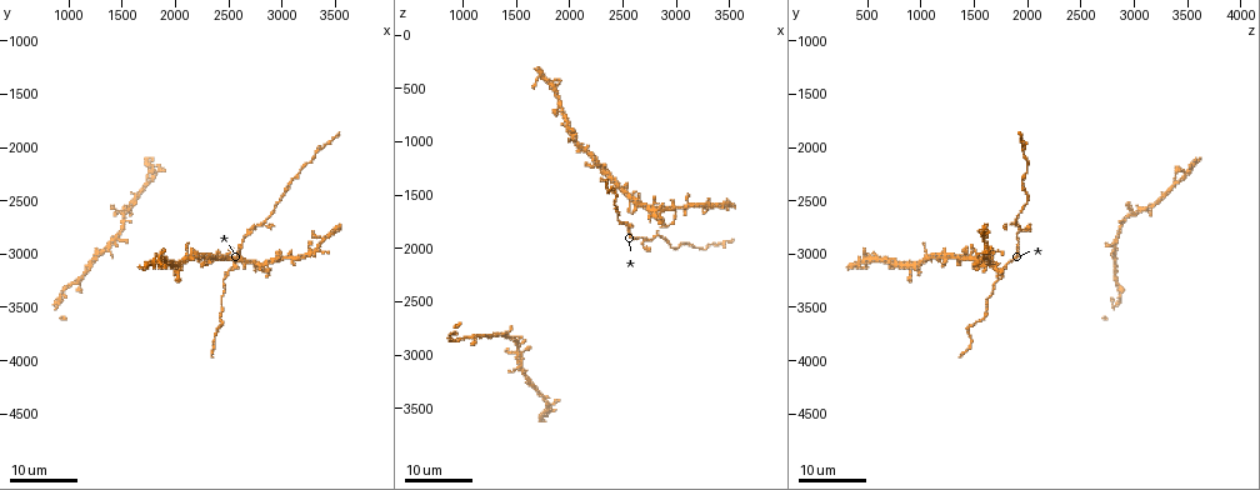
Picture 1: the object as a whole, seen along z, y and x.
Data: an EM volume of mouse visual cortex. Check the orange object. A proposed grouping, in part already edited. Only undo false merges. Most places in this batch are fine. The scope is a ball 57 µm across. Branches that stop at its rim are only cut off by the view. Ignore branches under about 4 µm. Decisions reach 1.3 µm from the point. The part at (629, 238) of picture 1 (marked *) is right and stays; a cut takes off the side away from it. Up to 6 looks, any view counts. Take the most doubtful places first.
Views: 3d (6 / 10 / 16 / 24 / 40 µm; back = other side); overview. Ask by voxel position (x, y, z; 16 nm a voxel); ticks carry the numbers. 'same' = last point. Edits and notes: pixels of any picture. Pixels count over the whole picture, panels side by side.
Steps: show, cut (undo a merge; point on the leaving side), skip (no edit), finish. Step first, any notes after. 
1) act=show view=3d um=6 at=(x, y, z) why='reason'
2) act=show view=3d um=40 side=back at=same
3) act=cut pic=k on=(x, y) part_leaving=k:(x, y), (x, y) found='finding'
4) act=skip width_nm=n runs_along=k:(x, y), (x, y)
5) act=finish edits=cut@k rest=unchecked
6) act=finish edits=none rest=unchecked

act=show view=3d um=16 at=(1440, 2840, 2860) why='two arms in line, one across'

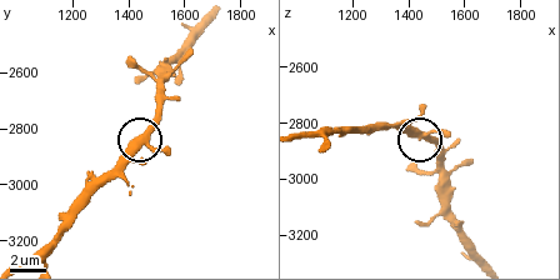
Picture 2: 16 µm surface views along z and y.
act=show view=3d um=10 at=(1450, 2830, 2860)

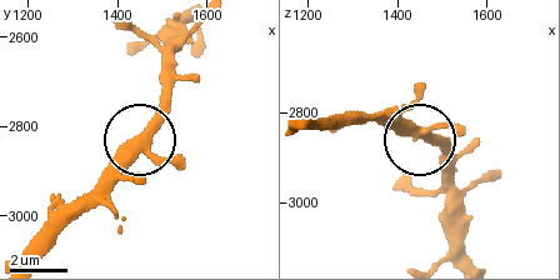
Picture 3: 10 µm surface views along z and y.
act=skip arms=3 found='continuous, no second neuron'

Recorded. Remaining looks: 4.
act=show view=3d um=24 at=(2740, 2740, 1920) why='three arms meet'

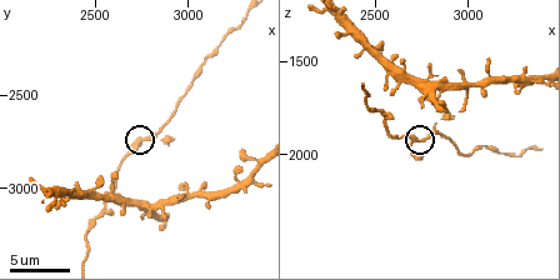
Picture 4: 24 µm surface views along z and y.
act=show view=3d um=10 at=(2740, 2760, 1920) why='zoom in'

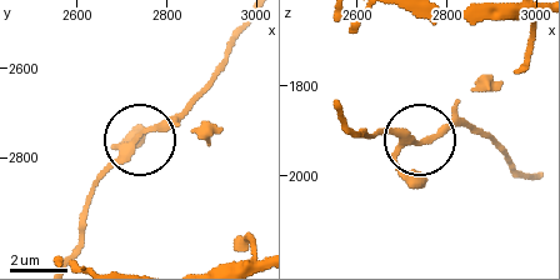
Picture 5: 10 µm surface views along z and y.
act=skip width_nm=190 runs_along=5:(343, 130), (371, 138), (390, 130), (426, 140), (466, 124) found='one neuron here'

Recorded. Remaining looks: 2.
act=show view=3d um=10 at=(3080, 2320, 1940) why='thin neck'

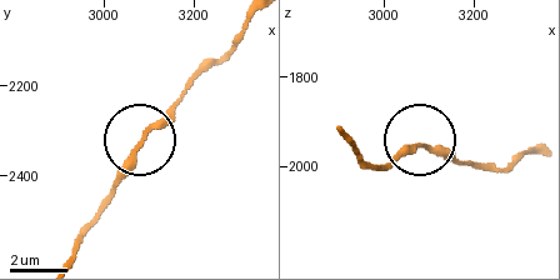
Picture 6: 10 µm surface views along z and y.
act=skip found='one neuron here'

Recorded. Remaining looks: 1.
act=finish edits=none rest=unchecked

